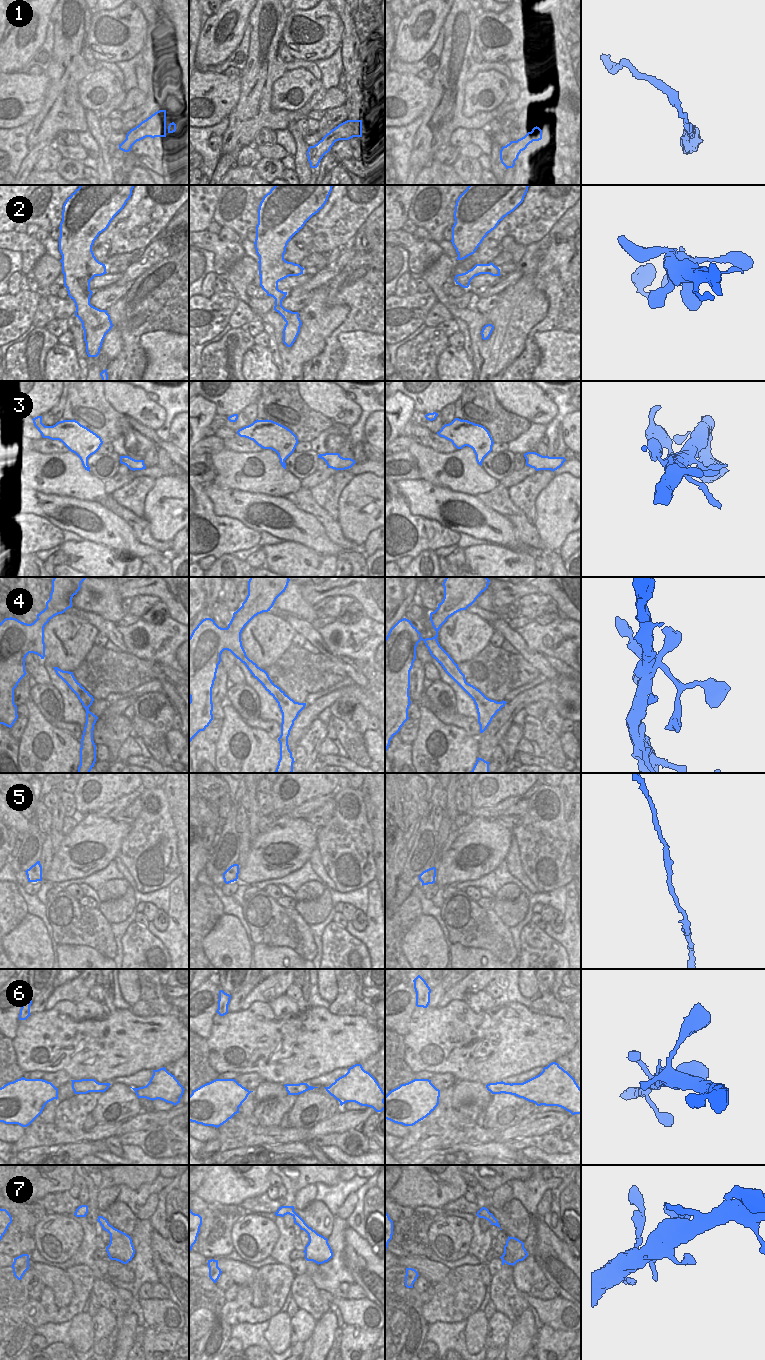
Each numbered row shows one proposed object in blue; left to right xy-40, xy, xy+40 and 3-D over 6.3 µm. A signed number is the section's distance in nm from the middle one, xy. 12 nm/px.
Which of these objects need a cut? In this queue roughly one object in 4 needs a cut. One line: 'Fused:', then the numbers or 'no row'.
Fused: 1

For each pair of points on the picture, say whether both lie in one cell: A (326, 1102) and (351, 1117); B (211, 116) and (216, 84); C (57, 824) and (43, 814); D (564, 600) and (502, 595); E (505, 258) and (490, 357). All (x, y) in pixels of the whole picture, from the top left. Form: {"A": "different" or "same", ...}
{"A": "different", "B": "same", "C": "different", "D": "same", "E": "different"}

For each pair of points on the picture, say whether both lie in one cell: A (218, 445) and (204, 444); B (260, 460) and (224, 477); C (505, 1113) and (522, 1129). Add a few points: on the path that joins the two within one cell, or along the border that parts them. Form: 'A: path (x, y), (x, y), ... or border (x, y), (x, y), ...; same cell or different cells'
A: path (215, 445), (207, 445); same cell
B: path (251, 469), (249, 471), (233, 471); same cell
C: border (534, 1111), (501, 1131); different cells

